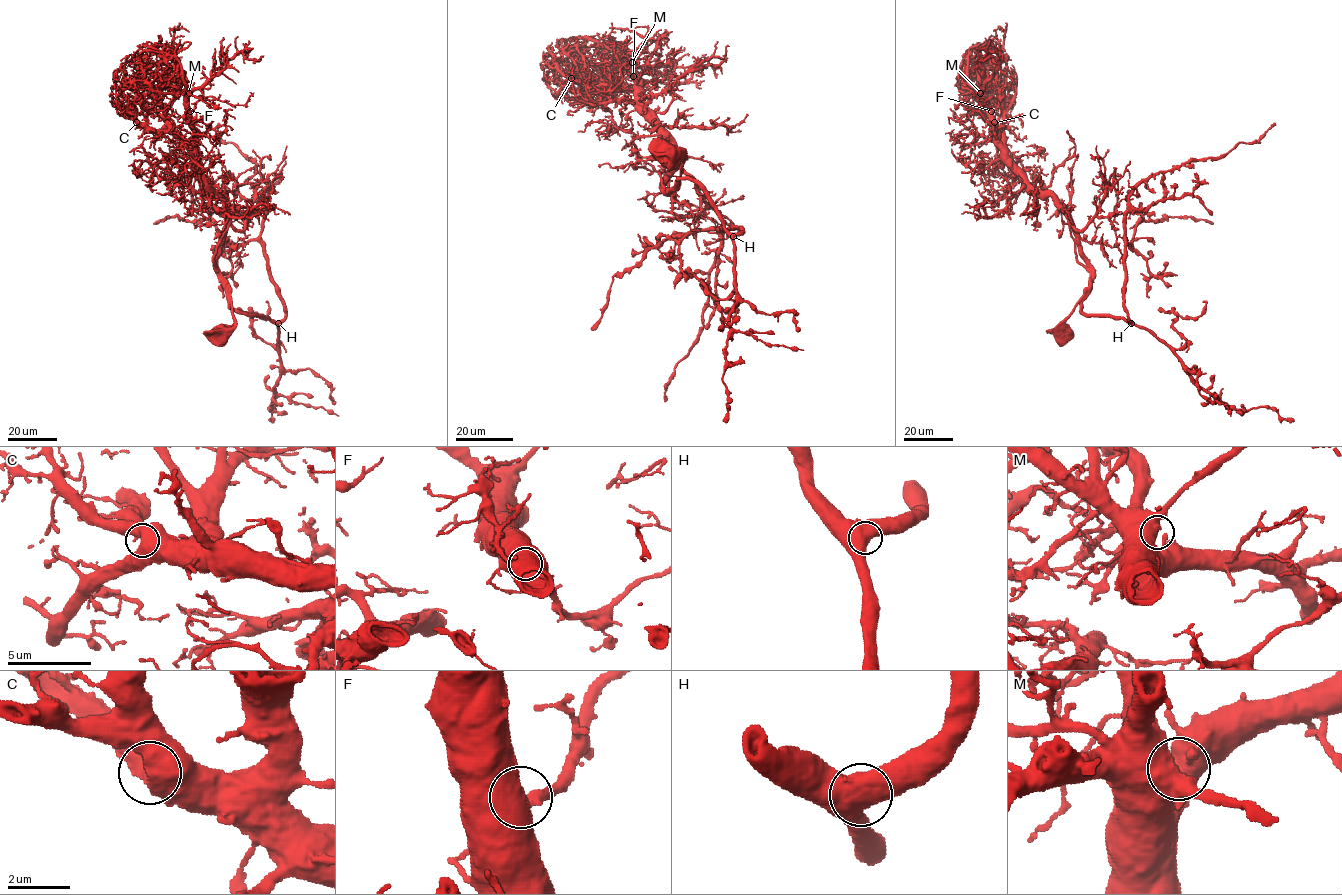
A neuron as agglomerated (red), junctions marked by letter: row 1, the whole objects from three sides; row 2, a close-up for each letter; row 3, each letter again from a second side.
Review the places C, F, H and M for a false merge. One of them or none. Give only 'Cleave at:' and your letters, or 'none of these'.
Cleave at: none of these

